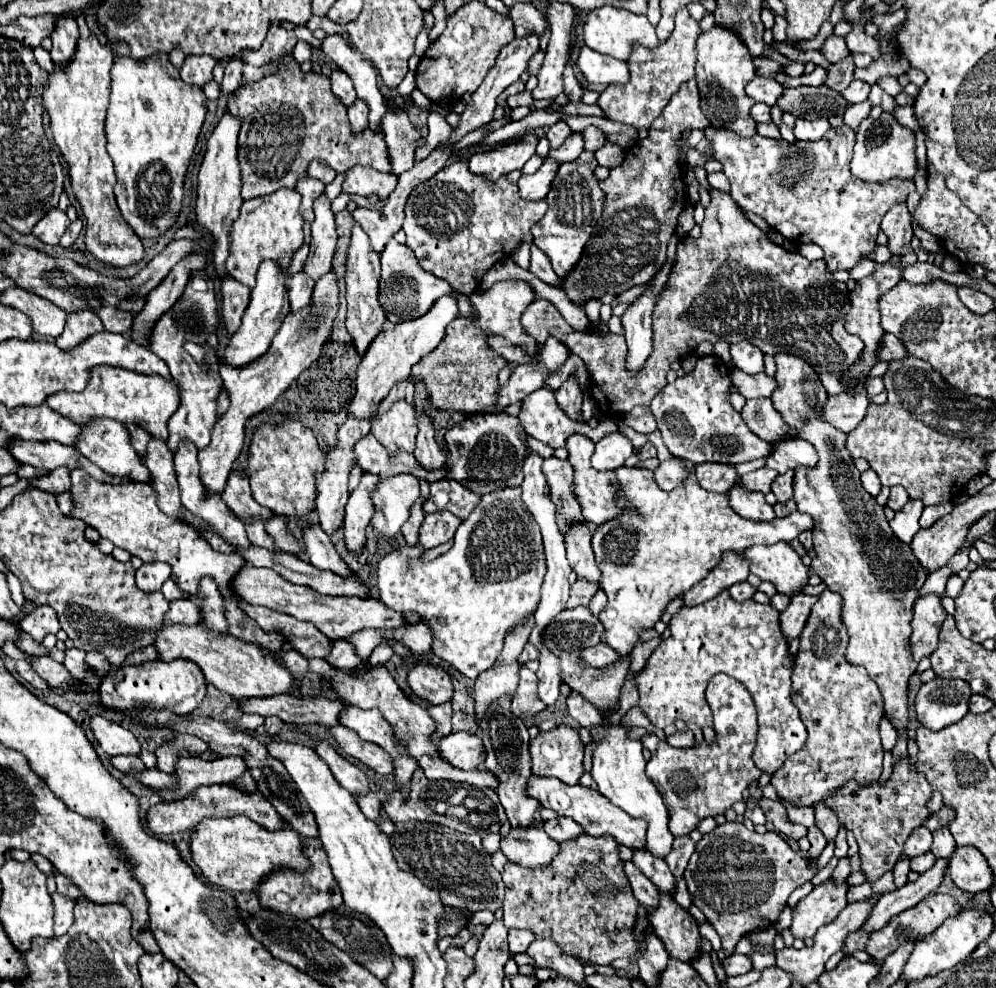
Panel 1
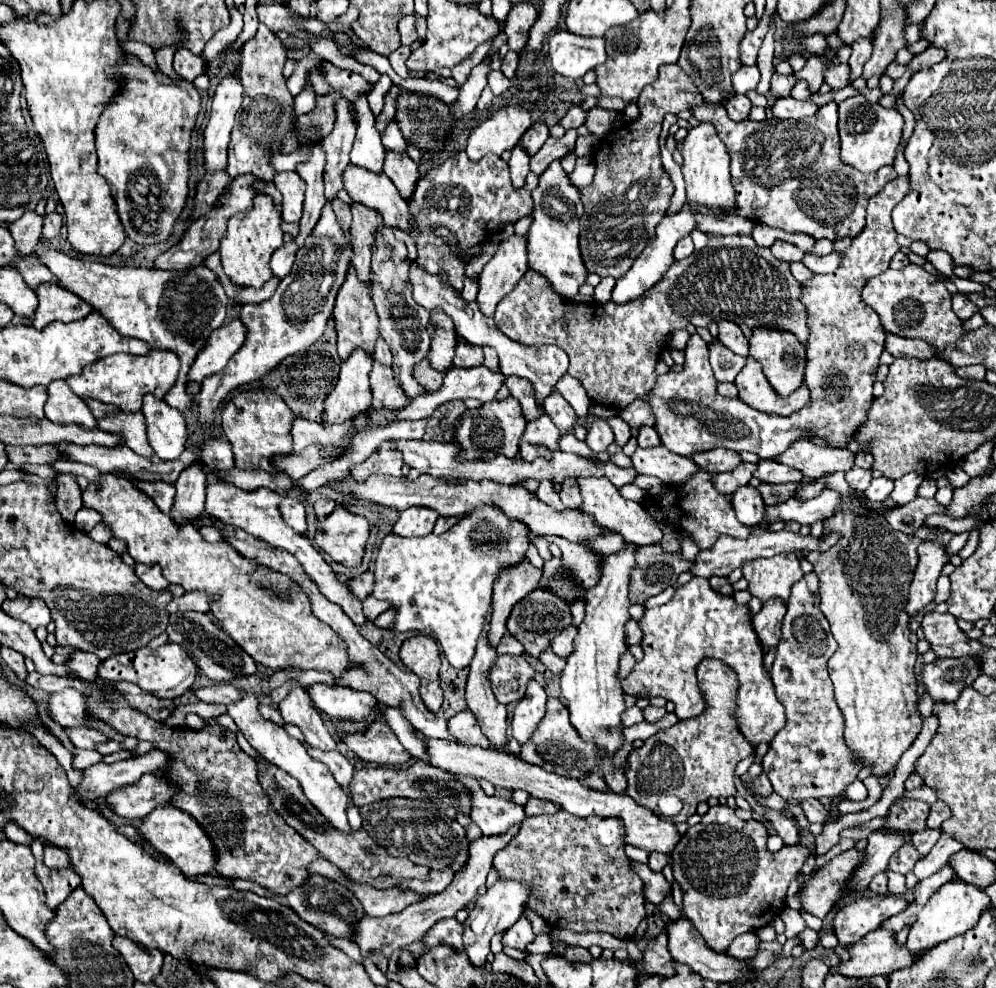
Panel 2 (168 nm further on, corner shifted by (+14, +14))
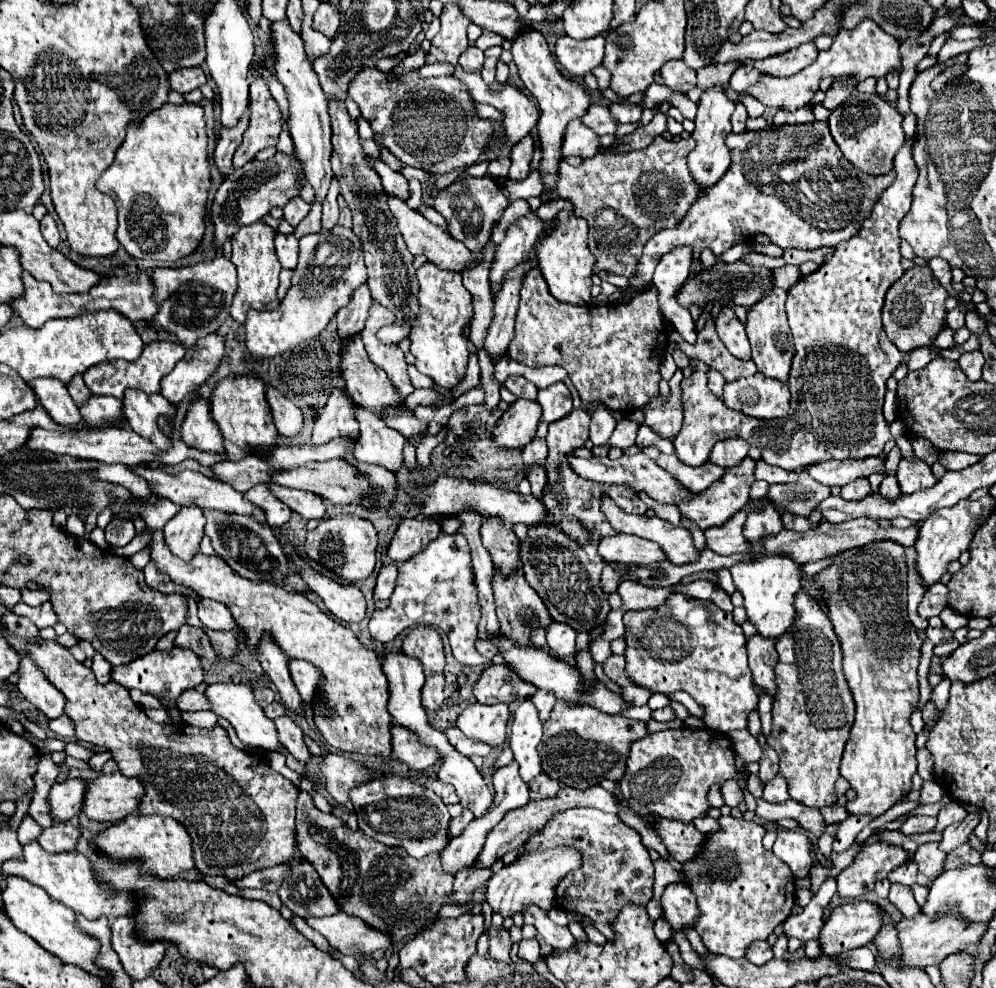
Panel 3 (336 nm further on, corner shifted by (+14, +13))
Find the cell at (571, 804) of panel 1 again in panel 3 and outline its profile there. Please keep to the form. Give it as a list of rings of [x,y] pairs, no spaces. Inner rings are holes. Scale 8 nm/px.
[[[660,816],[652,820],[652,828],[662,838],[670,856],[678,862],[692,858],[692,854],[696,852],[696,846],[700,846],[700,838],[704,838],[704,834],[698,832],[694,824],[680,824]]]

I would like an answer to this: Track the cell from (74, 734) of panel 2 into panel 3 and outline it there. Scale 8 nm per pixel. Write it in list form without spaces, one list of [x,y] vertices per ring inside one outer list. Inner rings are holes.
[[[68,716],[50,720],[50,730],[52,730],[56,736],[66,738],[66,740],[72,740],[72,738],[76,736],[76,734],[74,734],[74,722],[72,722]]]

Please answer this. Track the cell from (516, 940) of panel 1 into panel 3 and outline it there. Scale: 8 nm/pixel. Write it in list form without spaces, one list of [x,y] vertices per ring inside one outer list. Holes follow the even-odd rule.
[[[530,938],[530,940],[522,940],[522,942],[520,942],[520,948],[518,948],[518,956],[534,964],[534,962],[540,958],[538,940],[536,940],[536,938]]]

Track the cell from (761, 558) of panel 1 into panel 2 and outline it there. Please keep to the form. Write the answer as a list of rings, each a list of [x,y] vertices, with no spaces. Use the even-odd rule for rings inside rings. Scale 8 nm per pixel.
[[[782,553],[770,559],[748,561],[742,567],[742,575],[748,581],[748,591],[762,603],[768,599],[788,601],[790,587],[804,575],[800,569],[800,559],[794,553]]]

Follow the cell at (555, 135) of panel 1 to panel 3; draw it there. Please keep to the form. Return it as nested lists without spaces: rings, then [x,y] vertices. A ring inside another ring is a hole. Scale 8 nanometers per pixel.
[[[528,134],[528,138],[522,138],[510,154],[512,166],[510,166],[510,178],[514,180],[522,180],[528,176],[530,172],[530,162],[532,162],[532,154],[534,154],[534,138]]]

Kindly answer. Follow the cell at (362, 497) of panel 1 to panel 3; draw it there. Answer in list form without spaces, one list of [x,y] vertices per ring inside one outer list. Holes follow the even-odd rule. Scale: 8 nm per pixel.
[[[342,514],[336,518],[328,518],[318,528],[308,532],[306,540],[306,556],[324,564],[334,574],[346,580],[362,580],[368,578],[376,564],[376,528],[370,520],[358,518],[352,514]]]

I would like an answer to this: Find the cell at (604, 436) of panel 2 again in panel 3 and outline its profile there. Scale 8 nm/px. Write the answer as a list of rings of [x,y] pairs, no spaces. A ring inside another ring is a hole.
[[[598,408],[596,412],[592,412],[592,422],[590,422],[590,440],[594,446],[604,446],[608,444],[612,432],[616,428],[616,418],[604,410]]]

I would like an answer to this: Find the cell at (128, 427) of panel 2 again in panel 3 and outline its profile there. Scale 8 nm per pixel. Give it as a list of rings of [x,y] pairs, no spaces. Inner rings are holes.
[[[92,396],[80,408],[80,414],[82,414],[84,422],[92,428],[122,426],[122,422],[124,422],[122,400],[118,400],[118,398],[96,398],[96,396]]]

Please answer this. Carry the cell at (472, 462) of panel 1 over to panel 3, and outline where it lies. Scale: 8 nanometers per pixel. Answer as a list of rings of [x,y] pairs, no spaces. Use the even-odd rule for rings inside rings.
[[[516,400],[492,430],[492,440],[502,448],[524,448],[536,434],[540,420],[540,404],[532,400]]]

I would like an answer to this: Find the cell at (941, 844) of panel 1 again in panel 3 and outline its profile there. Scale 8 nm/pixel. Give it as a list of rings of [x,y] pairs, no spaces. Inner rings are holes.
[[[926,842],[924,846],[920,846],[916,850],[914,860],[918,864],[918,882],[922,886],[932,882],[942,872],[944,858],[946,858],[946,854],[938,848],[936,842]]]

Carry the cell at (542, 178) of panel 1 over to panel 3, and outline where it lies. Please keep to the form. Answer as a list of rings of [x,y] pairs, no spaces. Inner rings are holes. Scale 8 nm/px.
[[[572,120],[566,126],[564,140],[562,140],[562,146],[560,146],[562,158],[566,158],[566,156],[588,158],[588,156],[596,154],[598,148],[600,148],[598,134],[594,134],[592,130],[588,130],[580,120]]]

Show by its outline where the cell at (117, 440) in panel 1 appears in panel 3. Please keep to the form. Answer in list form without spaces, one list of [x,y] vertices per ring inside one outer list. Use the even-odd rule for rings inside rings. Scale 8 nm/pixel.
[[[40,378],[30,382],[32,390],[40,398],[40,406],[48,412],[48,416],[66,428],[76,428],[82,422],[80,408],[72,400],[64,382],[56,382],[56,378]]]

